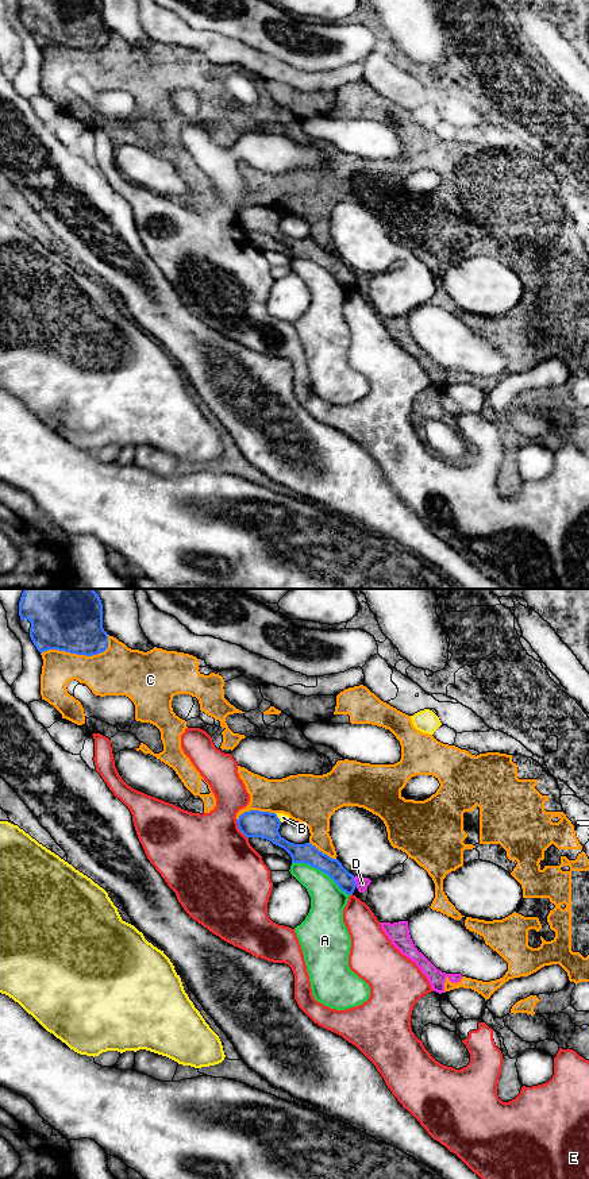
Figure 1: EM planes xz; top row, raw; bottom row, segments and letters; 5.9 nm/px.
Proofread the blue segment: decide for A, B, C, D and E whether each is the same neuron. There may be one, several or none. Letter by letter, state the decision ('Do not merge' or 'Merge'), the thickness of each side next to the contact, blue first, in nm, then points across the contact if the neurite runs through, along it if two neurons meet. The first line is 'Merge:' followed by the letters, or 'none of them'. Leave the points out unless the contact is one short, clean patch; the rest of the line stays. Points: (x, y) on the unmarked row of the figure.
Merge: none of them
A: Do not merge. Thickness 120 nm (blue) against 200 nm
B: Do not merge. Thickness 160 nm (blue) against 50 nm
C: Do not merge. Thickness 280 nm (blue) against 280 nm
D: Do not merge. Thickness 110 nm (blue) against 70 nm. Boundary: xz (353, 272), (357, 281)
E: Do not merge. Thickness 160 nm (blue) against 500 nm

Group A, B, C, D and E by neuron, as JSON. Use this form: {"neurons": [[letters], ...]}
{"neurons": [["A", "E"], ["B"], ["C", "D"]]}

